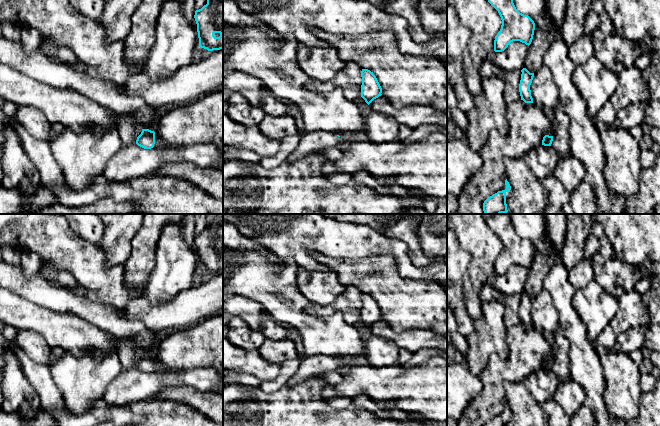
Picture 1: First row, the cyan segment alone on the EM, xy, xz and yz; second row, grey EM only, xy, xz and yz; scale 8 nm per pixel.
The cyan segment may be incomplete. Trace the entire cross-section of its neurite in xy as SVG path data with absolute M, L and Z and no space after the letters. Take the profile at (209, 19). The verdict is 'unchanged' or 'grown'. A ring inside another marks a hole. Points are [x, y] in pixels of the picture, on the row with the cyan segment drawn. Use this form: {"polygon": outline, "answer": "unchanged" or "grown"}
{"polygon": "M207 0L194 18L199 46L208 51L223 49L223 0Z", "answer": "unchanged"}

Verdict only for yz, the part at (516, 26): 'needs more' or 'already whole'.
already whole

